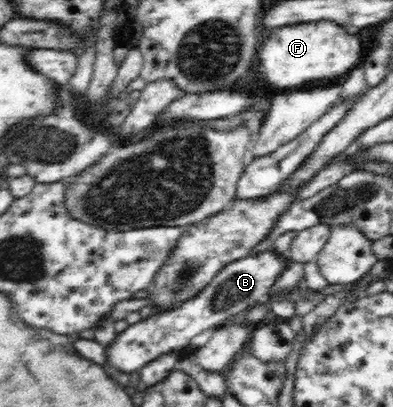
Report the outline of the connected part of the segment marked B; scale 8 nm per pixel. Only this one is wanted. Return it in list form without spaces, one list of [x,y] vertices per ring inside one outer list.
[[[267,250],[225,265],[213,281],[195,297],[184,301],[180,306],[161,310],[141,320],[119,333],[119,337],[109,345],[107,361],[119,371],[139,371],[146,363],[162,353],[177,352],[191,343],[191,339],[207,329],[215,329],[243,310],[255,306],[266,299],[268,289],[275,278],[288,264],[289,257],[282,257],[274,250]]]

